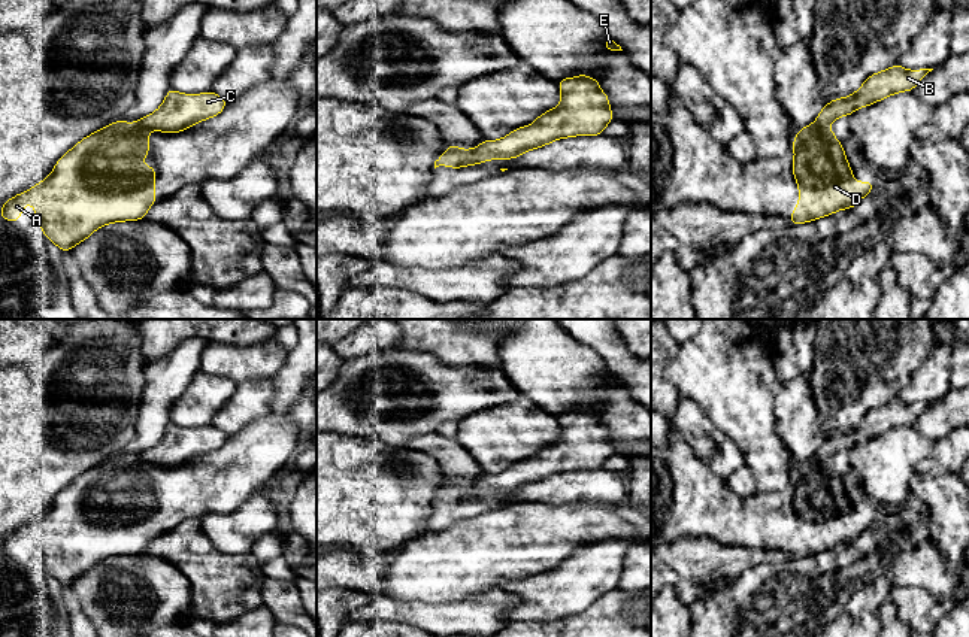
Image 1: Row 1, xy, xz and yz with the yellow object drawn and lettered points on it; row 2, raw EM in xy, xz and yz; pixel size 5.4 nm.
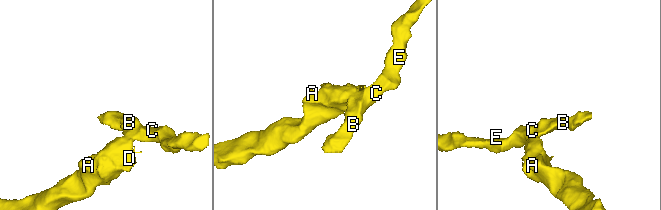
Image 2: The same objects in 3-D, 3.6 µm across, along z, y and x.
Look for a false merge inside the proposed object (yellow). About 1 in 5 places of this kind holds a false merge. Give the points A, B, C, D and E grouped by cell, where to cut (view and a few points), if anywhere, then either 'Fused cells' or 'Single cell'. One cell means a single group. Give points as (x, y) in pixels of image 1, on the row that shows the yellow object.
Groups: A D / B C E. Split along xz (472, 149), (468, 154), (466, 164). Fused cells

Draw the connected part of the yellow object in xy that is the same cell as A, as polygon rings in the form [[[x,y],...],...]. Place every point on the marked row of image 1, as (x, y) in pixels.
[[[122,119],[97,130],[66,152],[45,181],[9,198],[0,216],[18,222],[24,204],[30,203],[45,237],[66,252],[103,225],[145,218],[155,203],[155,167],[143,166],[149,131]]]

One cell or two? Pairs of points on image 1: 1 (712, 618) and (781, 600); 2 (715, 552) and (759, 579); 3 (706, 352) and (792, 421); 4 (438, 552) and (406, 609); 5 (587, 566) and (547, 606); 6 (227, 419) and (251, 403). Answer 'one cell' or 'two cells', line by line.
1: one cell
2: two cells
3: two cells
4: two cells
5: one cell
6: one cell

